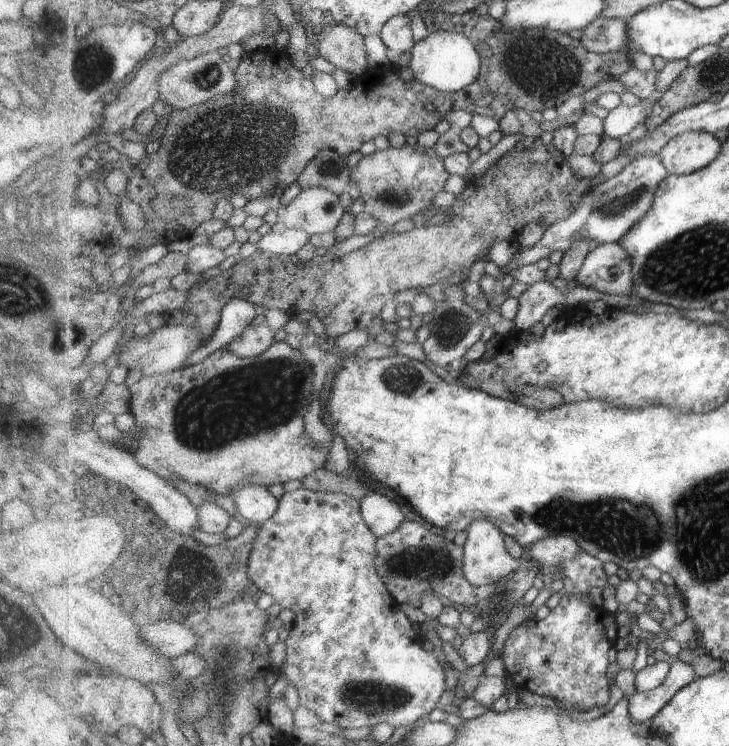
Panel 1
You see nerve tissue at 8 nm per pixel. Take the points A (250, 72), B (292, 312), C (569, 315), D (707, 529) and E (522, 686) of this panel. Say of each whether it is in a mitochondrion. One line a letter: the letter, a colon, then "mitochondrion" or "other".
A: other
B: other
C: other
D: mitochondrion
E: other

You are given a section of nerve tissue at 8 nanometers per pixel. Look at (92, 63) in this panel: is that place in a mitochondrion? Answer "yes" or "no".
yes

